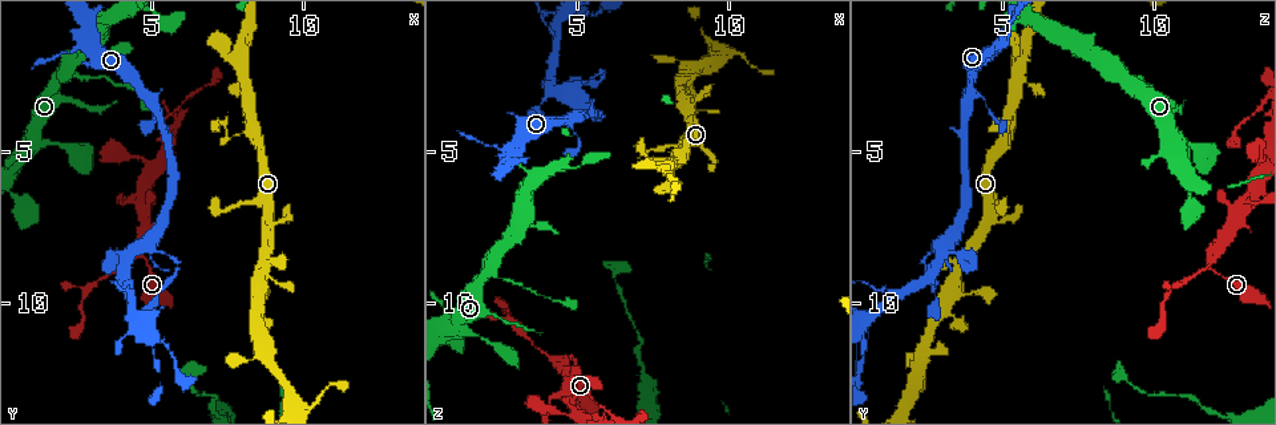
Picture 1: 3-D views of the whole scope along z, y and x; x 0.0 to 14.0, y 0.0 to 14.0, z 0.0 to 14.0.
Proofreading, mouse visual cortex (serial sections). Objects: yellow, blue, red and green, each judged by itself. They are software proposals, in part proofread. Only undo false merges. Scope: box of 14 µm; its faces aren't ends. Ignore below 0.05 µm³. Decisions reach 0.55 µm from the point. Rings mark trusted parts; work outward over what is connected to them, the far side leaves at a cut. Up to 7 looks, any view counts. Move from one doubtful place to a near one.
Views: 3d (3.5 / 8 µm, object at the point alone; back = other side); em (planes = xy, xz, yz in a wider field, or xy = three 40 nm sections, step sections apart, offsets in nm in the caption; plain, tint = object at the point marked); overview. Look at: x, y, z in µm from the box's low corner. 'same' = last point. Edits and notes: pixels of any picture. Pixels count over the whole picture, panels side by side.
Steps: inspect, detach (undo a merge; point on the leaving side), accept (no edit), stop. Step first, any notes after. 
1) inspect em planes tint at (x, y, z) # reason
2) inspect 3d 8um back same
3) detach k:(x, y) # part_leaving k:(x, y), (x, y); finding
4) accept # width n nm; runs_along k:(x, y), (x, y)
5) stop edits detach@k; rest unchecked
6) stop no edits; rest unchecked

inspect 3d 3.5um back at (9.1, 7.3, 4.8) # narrows sharply

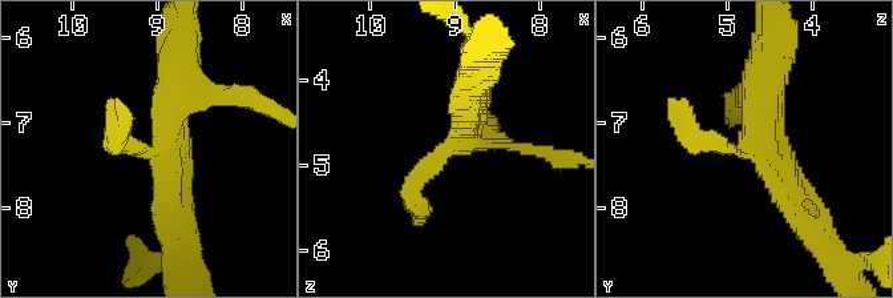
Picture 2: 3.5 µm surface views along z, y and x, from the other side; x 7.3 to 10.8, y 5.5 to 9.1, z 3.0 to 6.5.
inspect em planes tint at (9.20, 7.30, 4.95) # need the tissue

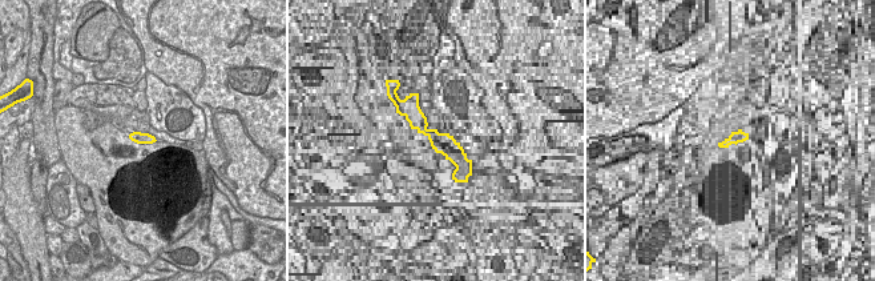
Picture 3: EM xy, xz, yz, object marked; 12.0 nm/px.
accept # runs_along 2:(471, 133), (417, 177), (417, 214); one cell here

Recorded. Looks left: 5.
inspect 3d 3.5um at (7.4, 4.2, 5.2) # sharp bend

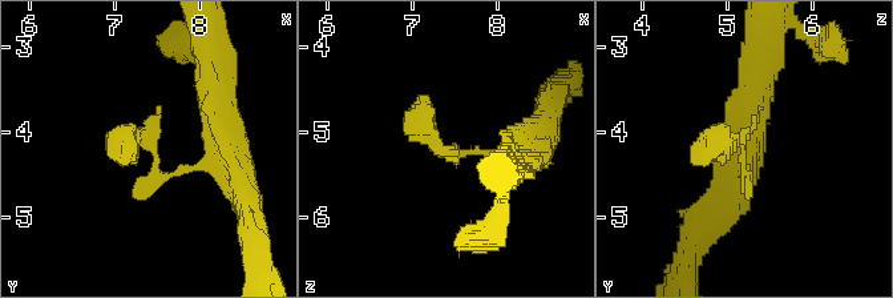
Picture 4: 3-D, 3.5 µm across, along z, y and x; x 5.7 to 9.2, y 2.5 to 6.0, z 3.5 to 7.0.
accept # runs_along 4:(529, 150), (439, 147), (427, 99); one cell here

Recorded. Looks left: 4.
inspect 3d 3.5um at (3.6, 9.1, 11.3) # thin neck

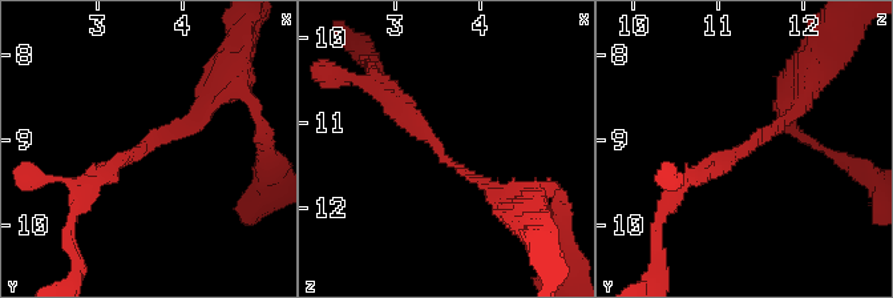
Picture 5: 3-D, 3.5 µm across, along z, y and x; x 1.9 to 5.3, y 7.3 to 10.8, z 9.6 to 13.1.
inspect em xy step 2 tint at (3.60, 9.05, 11.40) # arm_widths 150, 200 nm

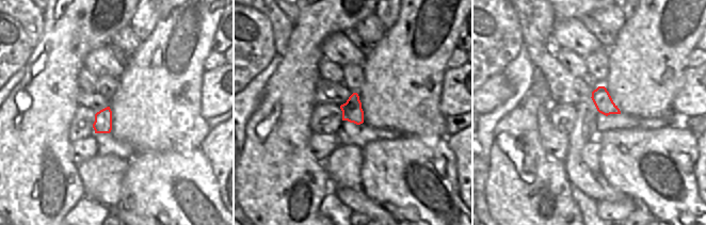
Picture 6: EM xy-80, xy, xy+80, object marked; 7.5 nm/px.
inspect em xy step 1 tint same # cut it another way

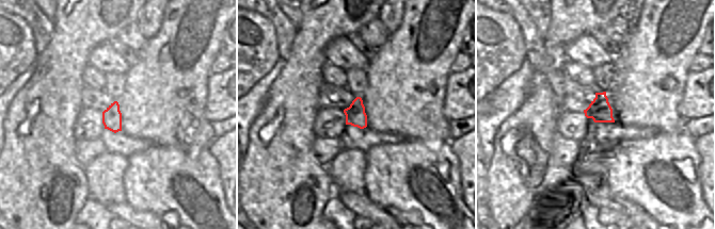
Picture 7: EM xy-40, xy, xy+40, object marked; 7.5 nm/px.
accept # runs_along 5:(505, 206), (444, 156), (391, 97); all the same cell

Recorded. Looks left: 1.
stop no edits; rest unchecked

